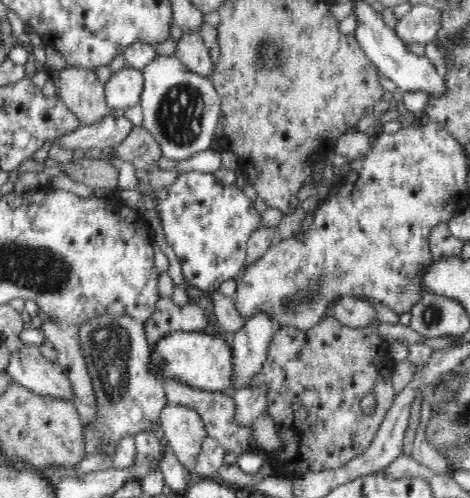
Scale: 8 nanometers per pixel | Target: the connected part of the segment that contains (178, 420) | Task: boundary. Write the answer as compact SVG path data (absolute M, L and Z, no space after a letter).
M171 406L161 410L164 442L173 450L179 464L195 476L203 440L208 436L199 414L187 407Z

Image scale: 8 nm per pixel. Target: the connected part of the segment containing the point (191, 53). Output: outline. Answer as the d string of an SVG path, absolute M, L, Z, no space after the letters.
M199 30L198 32L182 32L182 37L176 42L175 56L186 65L189 71L203 78L211 78L214 62Z

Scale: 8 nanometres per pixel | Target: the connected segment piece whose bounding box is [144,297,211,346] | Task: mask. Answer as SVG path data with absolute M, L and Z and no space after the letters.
M160 297L152 316L144 322L146 337L152 346L170 332L209 331L210 319L194 301L178 307L171 298Z

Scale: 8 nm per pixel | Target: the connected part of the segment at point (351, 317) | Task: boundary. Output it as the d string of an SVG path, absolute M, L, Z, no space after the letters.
M345 296L332 306L332 318L351 328L365 328L377 325L376 310L369 301Z

